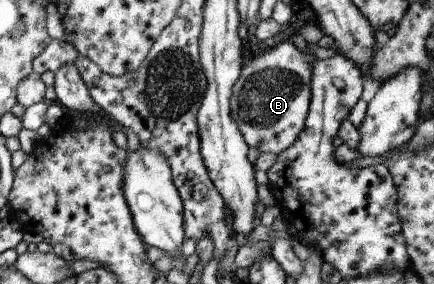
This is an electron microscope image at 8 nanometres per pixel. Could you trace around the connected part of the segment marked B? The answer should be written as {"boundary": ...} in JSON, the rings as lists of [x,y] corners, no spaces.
{"boundary":[[[284,41],[264,48],[242,64],[237,80],[231,86],[229,110],[247,148],[279,154],[293,144],[303,130],[309,110],[311,64],[303,52]]]}

